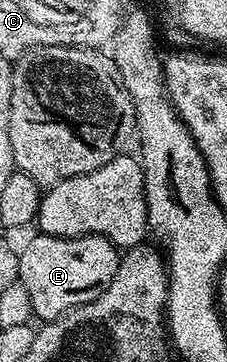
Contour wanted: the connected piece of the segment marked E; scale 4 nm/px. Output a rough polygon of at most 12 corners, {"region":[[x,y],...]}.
{"region":[[37,233],[17,277],[52,321],[99,298],[118,248]]}

